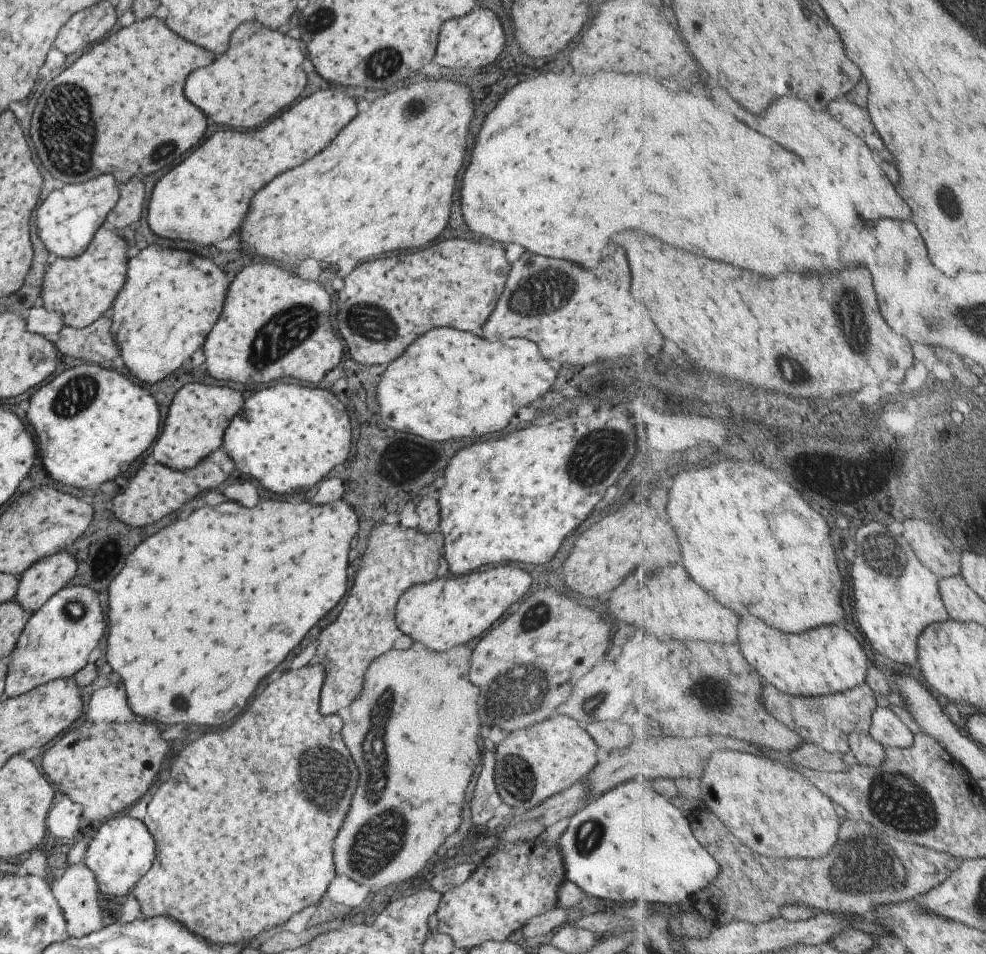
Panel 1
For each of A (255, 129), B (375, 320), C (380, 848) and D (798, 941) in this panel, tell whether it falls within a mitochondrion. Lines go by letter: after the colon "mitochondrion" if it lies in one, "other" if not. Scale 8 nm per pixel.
A: other
B: mitochondrion
C: mitochondrion
D: other

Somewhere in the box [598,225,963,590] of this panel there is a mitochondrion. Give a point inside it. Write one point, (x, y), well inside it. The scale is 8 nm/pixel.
(877, 557)

